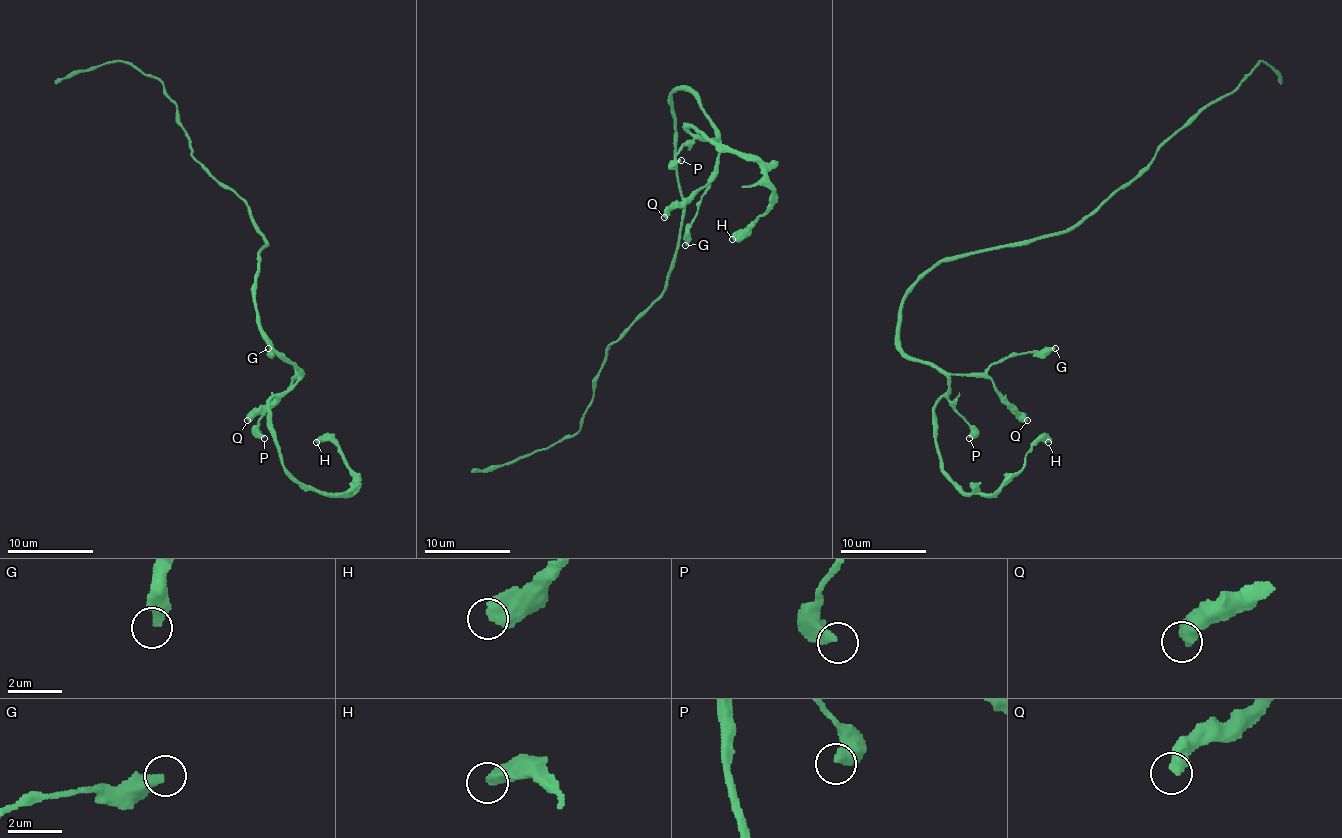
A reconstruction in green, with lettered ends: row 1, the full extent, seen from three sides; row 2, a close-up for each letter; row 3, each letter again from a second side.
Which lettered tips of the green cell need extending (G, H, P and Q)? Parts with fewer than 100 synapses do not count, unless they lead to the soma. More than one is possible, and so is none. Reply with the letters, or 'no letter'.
no letter

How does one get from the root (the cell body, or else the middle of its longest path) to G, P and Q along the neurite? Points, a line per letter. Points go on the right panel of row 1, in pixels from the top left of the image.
G: (961, 255), (939, 260), (903, 298), (898, 345), (909, 356), (948, 373), (984, 373), (1014, 354), (1055, 348)
P: (961, 255), (939, 260), (903, 298), (898, 345), (948, 380), (948, 399), (969, 425), (969, 438)
Q: (961, 255), (939, 260), (903, 298), (898, 345), (909, 356), (952, 375), (986, 375), (1027, 420)

